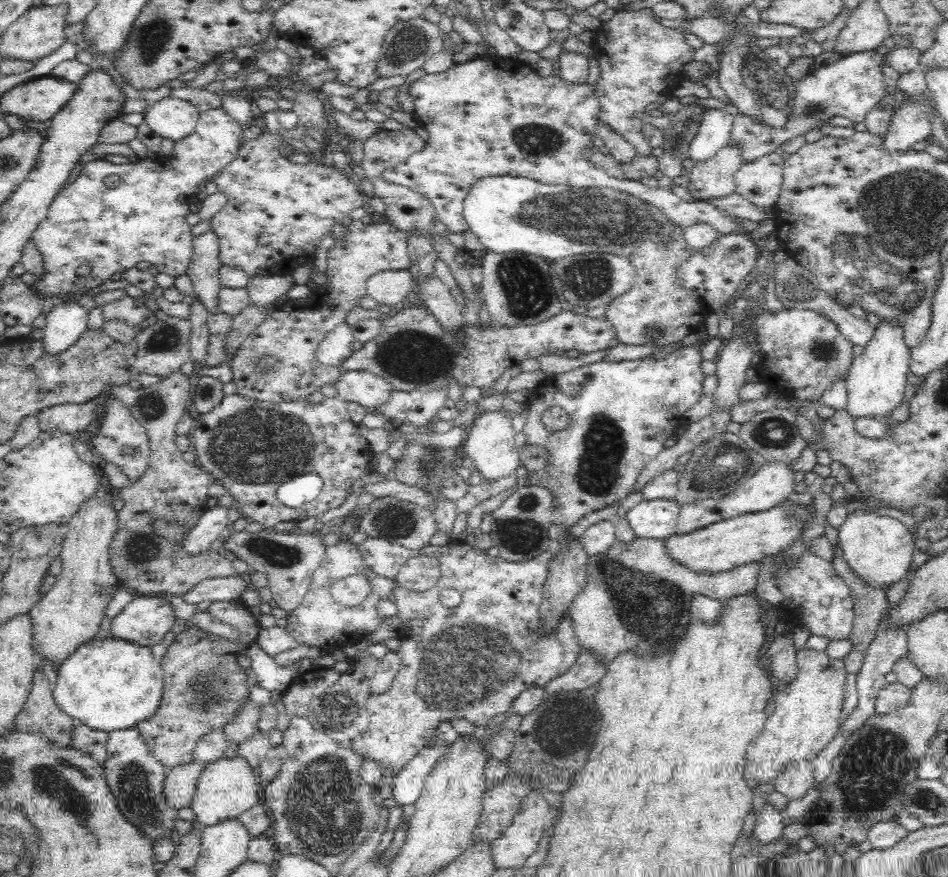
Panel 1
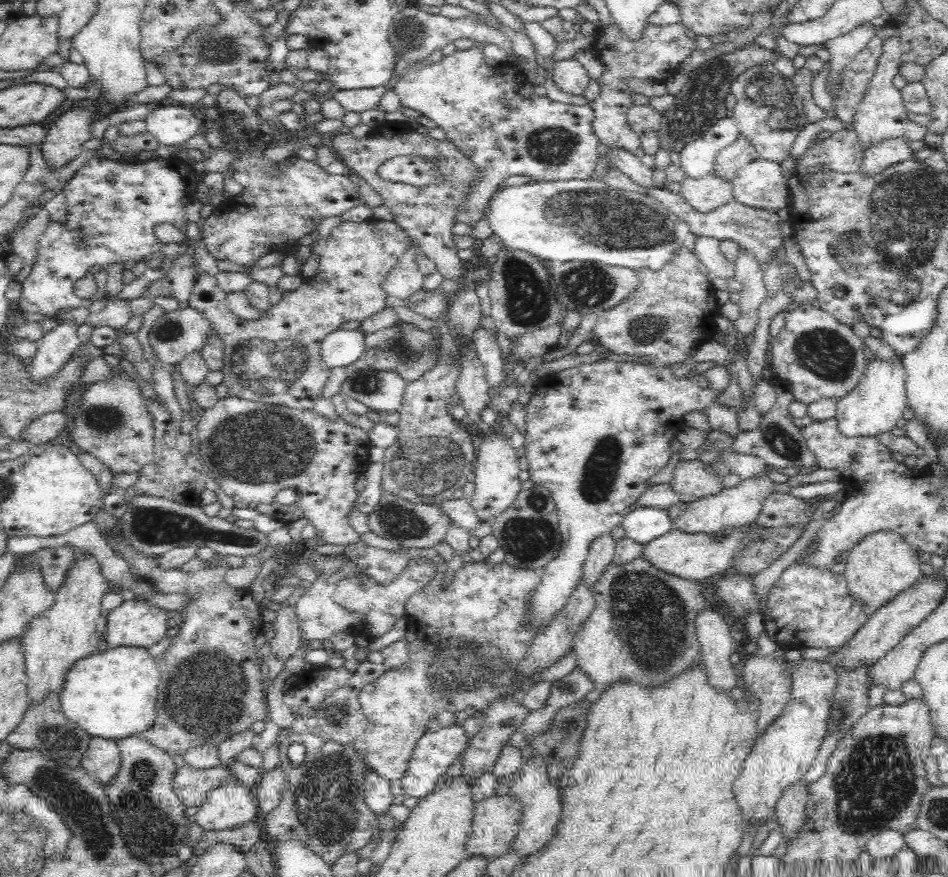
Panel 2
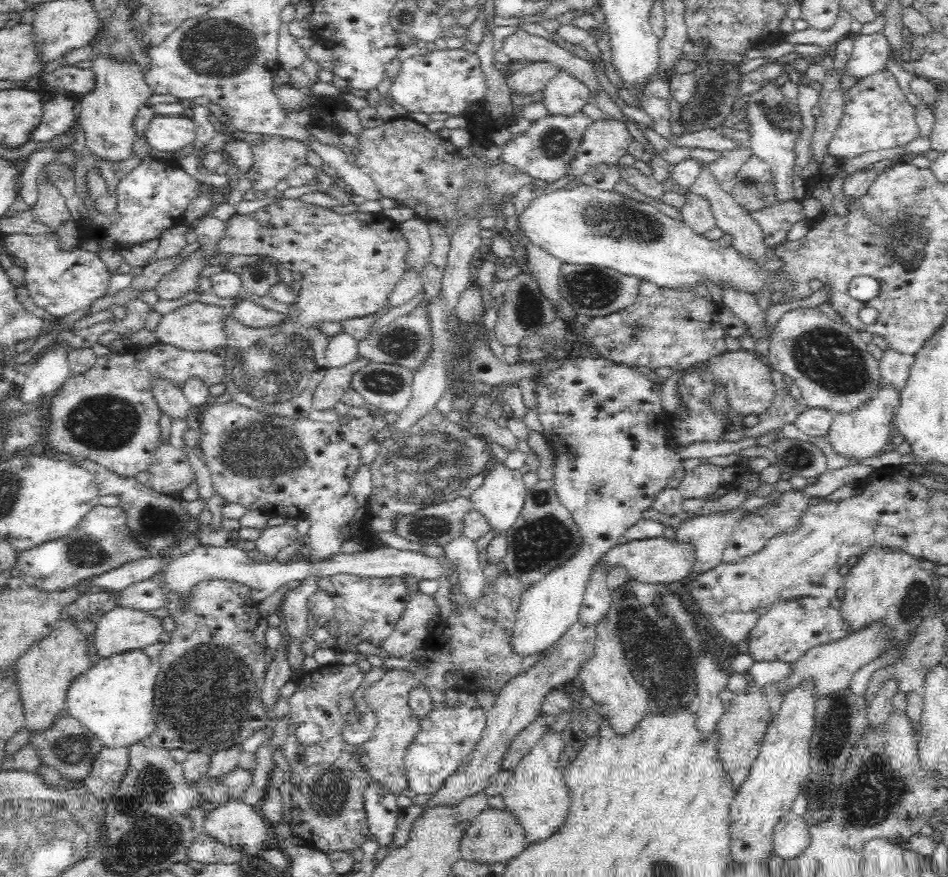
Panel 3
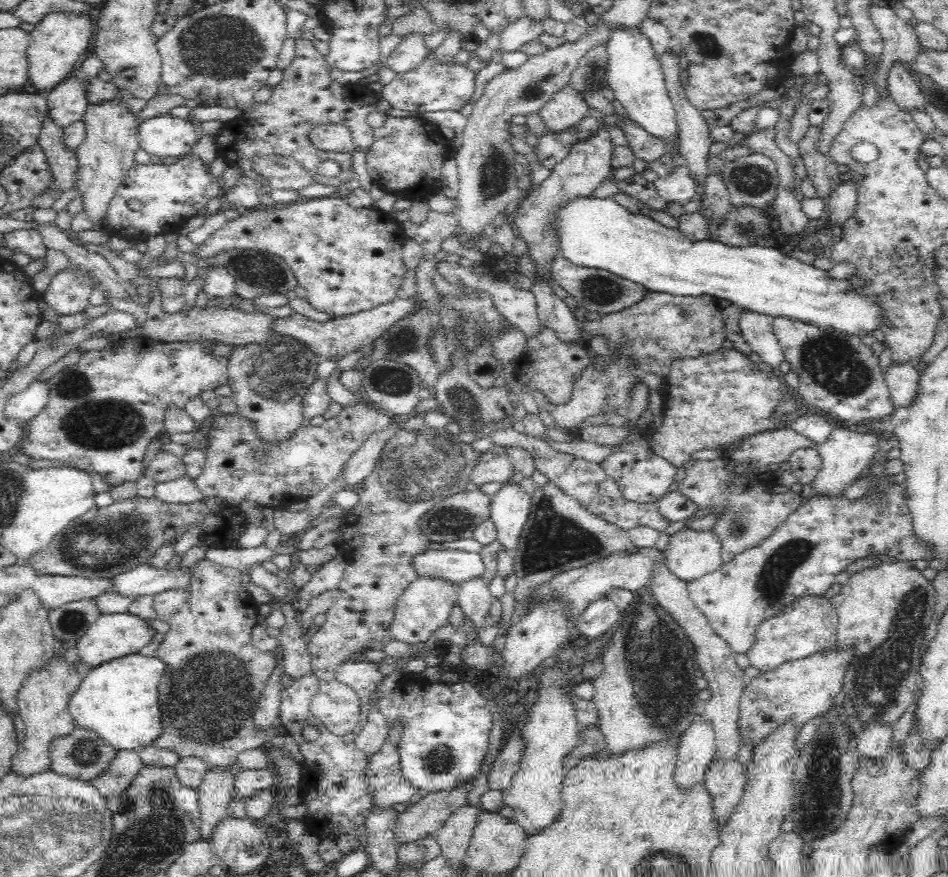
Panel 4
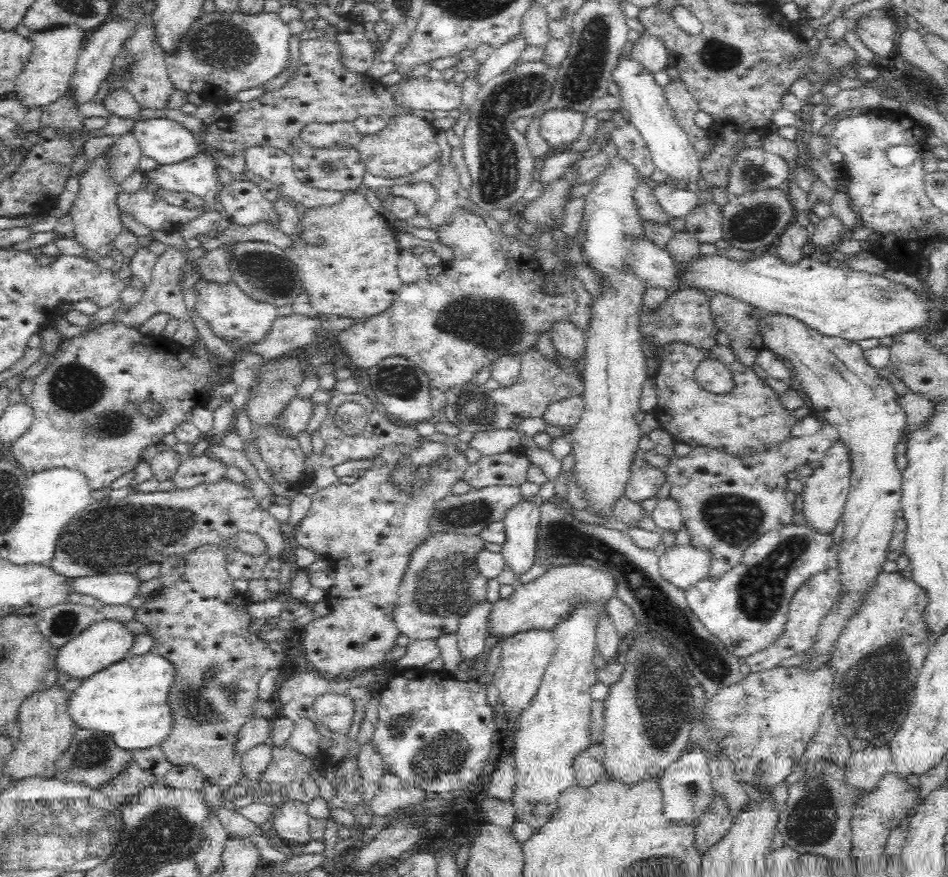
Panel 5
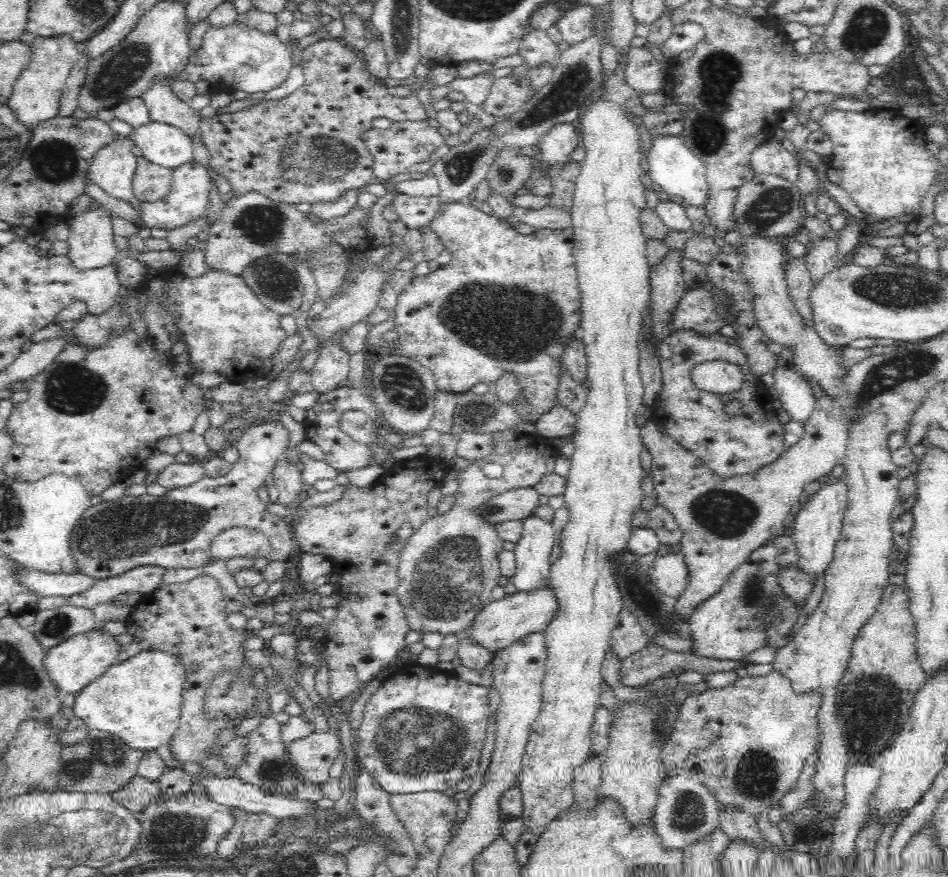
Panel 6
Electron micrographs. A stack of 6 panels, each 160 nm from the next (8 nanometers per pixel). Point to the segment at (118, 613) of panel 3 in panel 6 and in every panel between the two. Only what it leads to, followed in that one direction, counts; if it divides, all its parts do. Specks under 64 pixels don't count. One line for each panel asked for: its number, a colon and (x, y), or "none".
4: (113, 636)
5: (105, 642)
6: (71, 665)

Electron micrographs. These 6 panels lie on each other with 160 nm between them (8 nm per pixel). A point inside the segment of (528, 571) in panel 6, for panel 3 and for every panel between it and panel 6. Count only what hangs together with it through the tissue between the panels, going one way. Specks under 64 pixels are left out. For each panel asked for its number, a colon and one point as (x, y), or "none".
3: (500, 498)
4: (511, 504)
5: (522, 523)

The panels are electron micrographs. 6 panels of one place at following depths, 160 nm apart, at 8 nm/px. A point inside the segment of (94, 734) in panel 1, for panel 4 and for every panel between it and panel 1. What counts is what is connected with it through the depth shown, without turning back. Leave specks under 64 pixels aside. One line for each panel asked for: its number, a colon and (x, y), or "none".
2: (102, 761)
3: (106, 773)
4: (126, 766)

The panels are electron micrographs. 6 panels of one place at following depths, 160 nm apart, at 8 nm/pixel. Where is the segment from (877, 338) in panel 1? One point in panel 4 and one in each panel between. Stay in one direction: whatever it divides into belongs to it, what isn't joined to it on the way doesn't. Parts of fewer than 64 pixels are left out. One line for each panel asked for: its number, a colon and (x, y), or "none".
2: (875, 407)
3: (855, 436)
4: (846, 453)

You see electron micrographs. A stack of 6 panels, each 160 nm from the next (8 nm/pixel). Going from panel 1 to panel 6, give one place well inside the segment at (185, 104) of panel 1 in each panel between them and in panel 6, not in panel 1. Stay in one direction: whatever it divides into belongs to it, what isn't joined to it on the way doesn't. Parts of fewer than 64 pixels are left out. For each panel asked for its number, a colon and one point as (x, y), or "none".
2: (171, 125)
3: (165, 133)
4: (165, 136)
5: (168, 142)
6: (162, 145)

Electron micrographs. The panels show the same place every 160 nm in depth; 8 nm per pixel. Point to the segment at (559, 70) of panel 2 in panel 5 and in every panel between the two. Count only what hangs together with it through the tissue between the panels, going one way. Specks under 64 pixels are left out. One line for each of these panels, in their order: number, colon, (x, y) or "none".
3: (563, 96)
4: (565, 110)
5: (560, 128)

